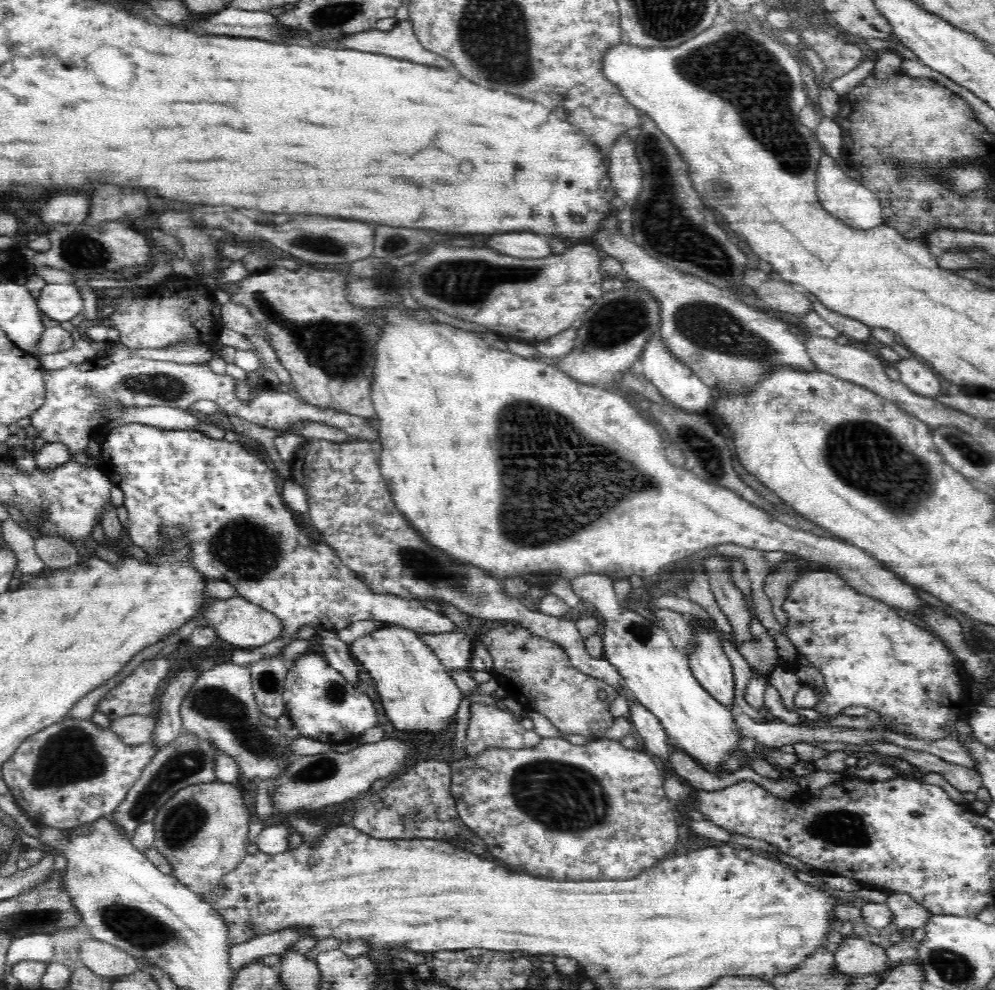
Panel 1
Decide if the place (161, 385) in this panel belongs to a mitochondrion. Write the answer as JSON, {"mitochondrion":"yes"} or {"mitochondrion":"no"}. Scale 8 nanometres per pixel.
{"mitochondrion":"yes"}

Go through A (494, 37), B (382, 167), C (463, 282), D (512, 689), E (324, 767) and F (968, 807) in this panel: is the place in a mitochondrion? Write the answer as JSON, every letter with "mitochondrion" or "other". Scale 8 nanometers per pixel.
{"A":"mitochondrion","B":"other","C":"mitochondrion","D":"other","E":"mitochondrion","F":"other"}

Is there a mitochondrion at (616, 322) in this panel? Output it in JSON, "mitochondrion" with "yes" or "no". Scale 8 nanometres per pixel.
{"mitochondrion":"yes"}

